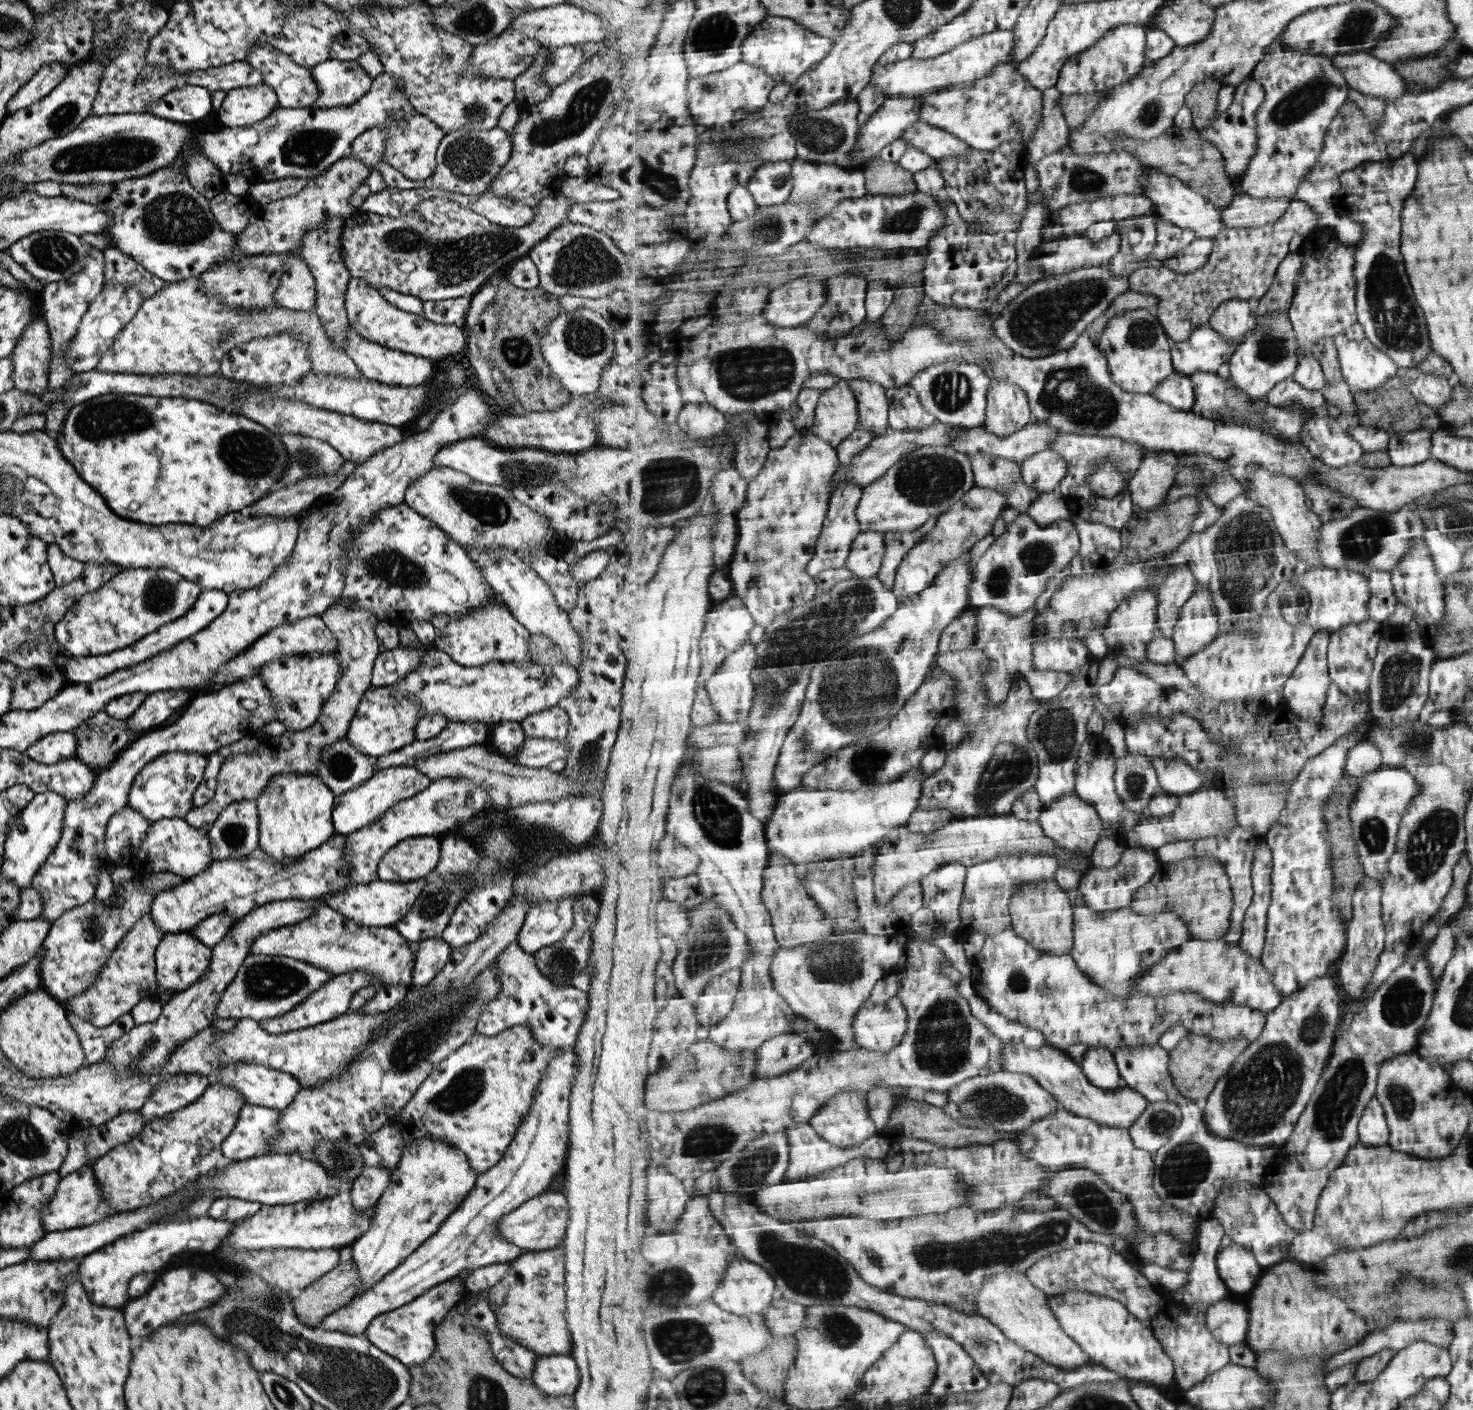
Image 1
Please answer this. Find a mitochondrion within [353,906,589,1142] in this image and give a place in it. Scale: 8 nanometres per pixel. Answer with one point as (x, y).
(408, 1052)

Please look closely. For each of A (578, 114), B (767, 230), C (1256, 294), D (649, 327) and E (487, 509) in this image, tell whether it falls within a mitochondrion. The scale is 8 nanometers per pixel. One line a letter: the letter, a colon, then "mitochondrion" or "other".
A: mitochondrion
B: mitochondrion
C: other
D: other
E: mitochondrion

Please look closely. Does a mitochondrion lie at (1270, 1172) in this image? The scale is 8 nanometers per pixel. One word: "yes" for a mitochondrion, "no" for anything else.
no

